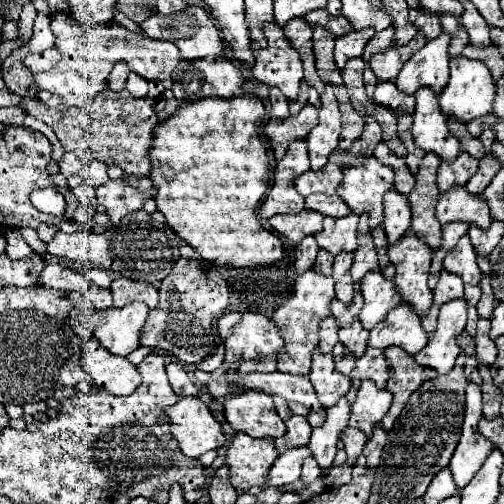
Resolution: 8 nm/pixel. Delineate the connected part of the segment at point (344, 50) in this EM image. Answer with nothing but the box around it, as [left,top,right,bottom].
[334,29,376,71]

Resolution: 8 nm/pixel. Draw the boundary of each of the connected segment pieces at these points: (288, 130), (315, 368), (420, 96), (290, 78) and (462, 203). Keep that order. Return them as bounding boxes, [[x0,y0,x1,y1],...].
[[264,103,318,161],[310,349,350,407],[412,87,460,161],[252,41,302,101],[436,185,490,227]]

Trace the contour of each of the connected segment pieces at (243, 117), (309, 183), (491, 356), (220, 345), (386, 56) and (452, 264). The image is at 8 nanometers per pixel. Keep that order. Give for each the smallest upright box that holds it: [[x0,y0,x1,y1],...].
[[150,93,284,267],[294,163,342,197],[474,319,498,365],[198,335,225,373],[370,31,426,81],[444,235,482,285]]

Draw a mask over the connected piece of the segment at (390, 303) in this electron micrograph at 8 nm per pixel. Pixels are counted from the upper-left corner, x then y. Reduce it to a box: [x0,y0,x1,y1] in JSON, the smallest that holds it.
[360,269,402,329]

